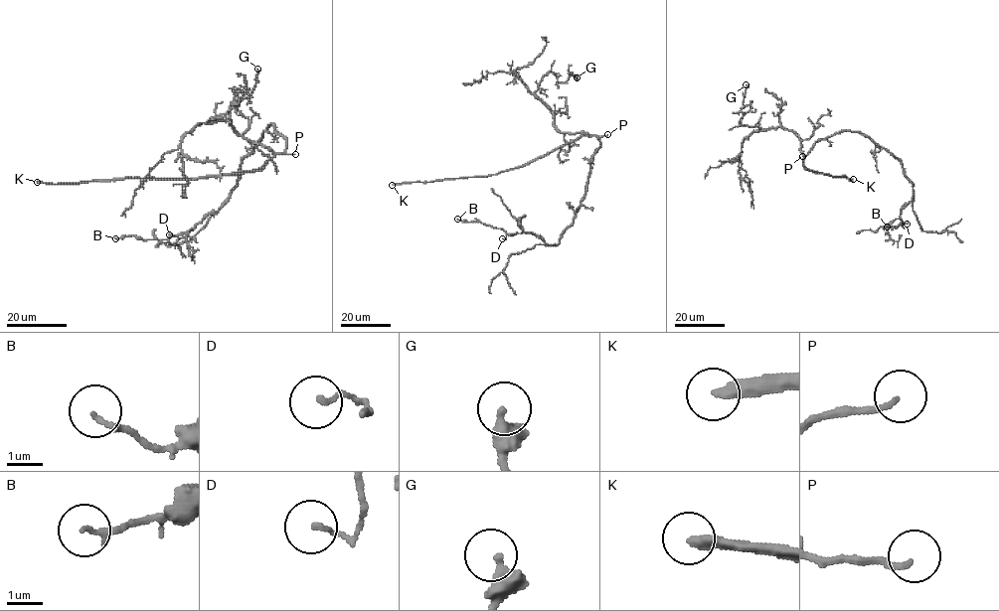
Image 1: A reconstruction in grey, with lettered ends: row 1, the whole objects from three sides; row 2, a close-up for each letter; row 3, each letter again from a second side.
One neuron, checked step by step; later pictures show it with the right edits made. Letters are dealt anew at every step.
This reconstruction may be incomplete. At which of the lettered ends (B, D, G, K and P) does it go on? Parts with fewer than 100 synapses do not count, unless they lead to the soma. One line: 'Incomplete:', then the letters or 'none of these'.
Incomplete: K, P

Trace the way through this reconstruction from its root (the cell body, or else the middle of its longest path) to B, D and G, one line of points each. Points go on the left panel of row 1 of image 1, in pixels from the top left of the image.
B: (277, 133), (271, 123), (262, 132), (243, 159), (229, 200), (187, 232), (166, 239), (115, 238)
D: (277, 133), (271, 123), (262, 132), (243, 159), (229, 200), (215, 214), (187, 232), (169, 234)
G: (277, 133), (283, 153), (245, 139), (228, 120), (208, 120), (233, 106), (237, 89), (251, 92), (257, 69)

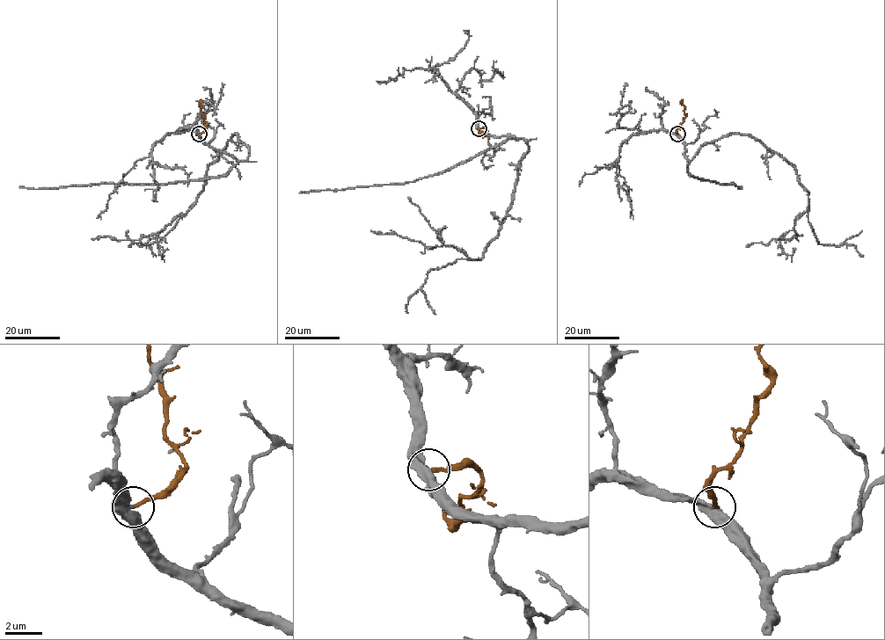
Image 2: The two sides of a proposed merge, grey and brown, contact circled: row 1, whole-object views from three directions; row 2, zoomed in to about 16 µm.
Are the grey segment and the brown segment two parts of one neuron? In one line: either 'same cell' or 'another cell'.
same cell

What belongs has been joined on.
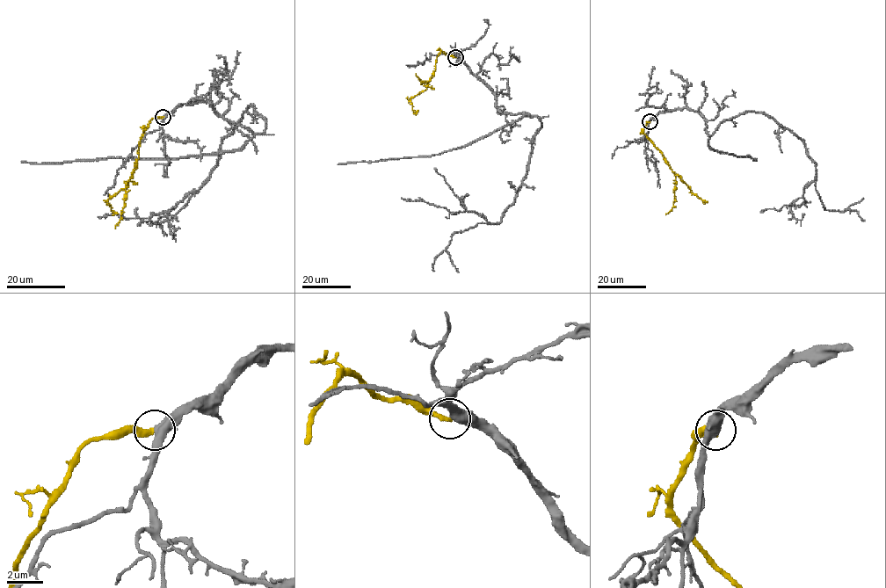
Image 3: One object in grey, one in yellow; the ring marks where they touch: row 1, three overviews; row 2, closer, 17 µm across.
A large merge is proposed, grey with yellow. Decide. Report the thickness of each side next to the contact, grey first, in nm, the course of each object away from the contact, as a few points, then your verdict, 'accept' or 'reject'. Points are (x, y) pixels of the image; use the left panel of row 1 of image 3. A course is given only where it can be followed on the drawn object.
calibres 480 and 280 nm; course grey (163, 117), (208, 101), (233, 122), (265, 129), (251, 105), (195, 192), (148, 218), (98, 217); course yellow (163, 117), (150, 119), (141, 136), (137, 166), (128, 186), (107, 200), (115, 214); accept

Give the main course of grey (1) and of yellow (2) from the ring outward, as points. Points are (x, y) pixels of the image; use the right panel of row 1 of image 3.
1: (649, 121), (686, 108), (705, 119), (710, 135), (747, 112), (772, 116), (815, 163), (805, 203), (790, 205)
2: (649, 121), (644, 130), (647, 138), (691, 192), (708, 202)

